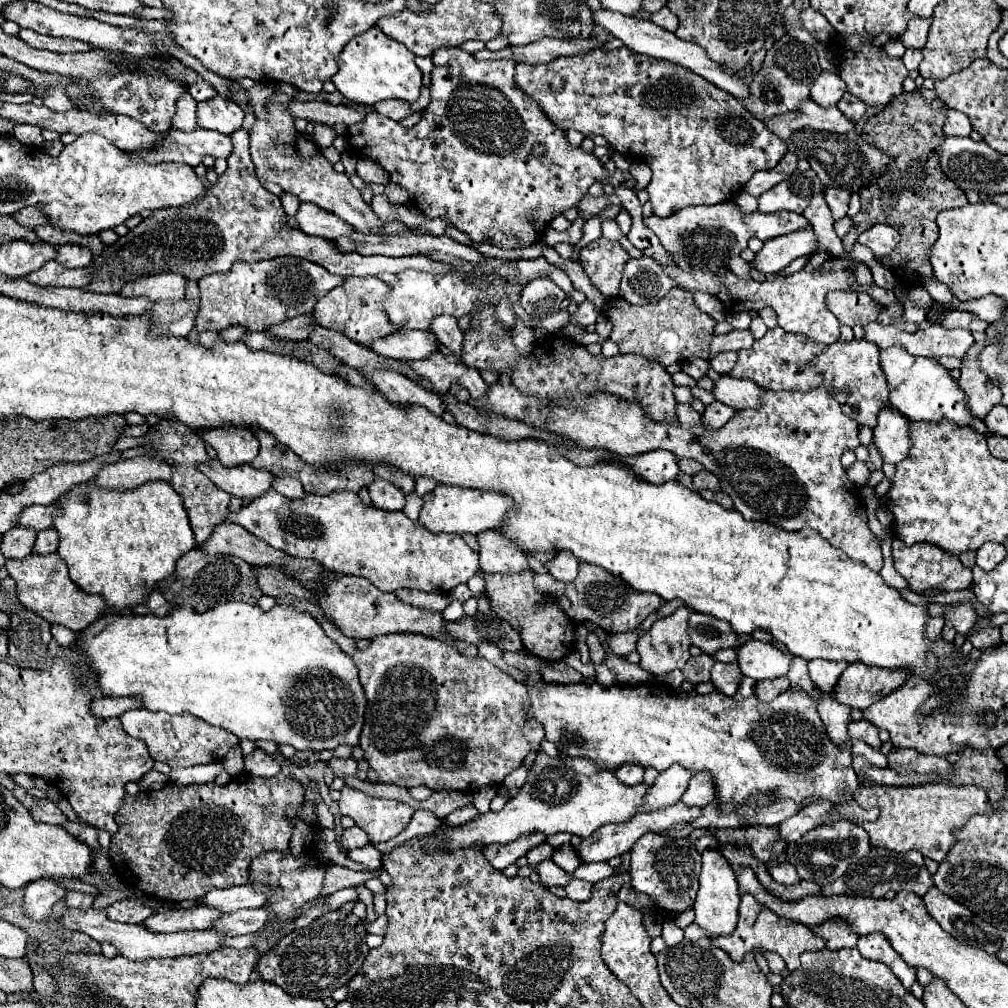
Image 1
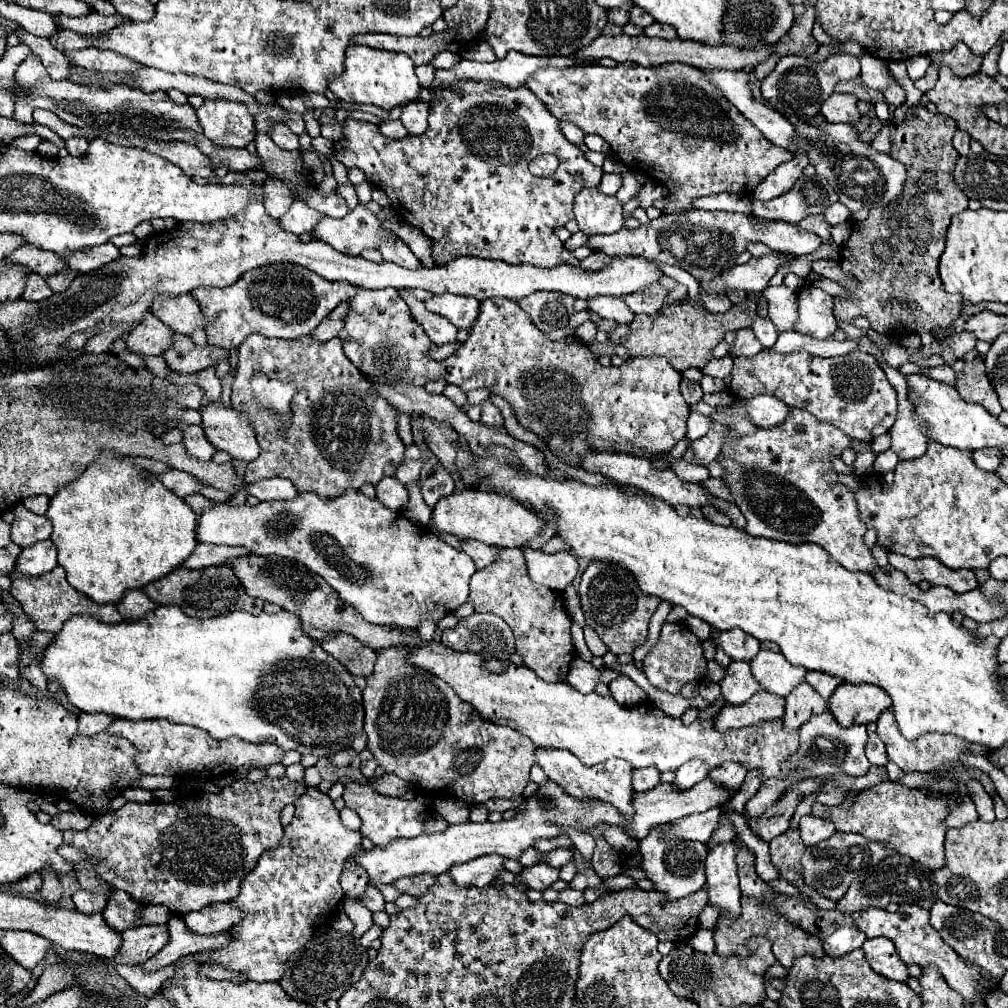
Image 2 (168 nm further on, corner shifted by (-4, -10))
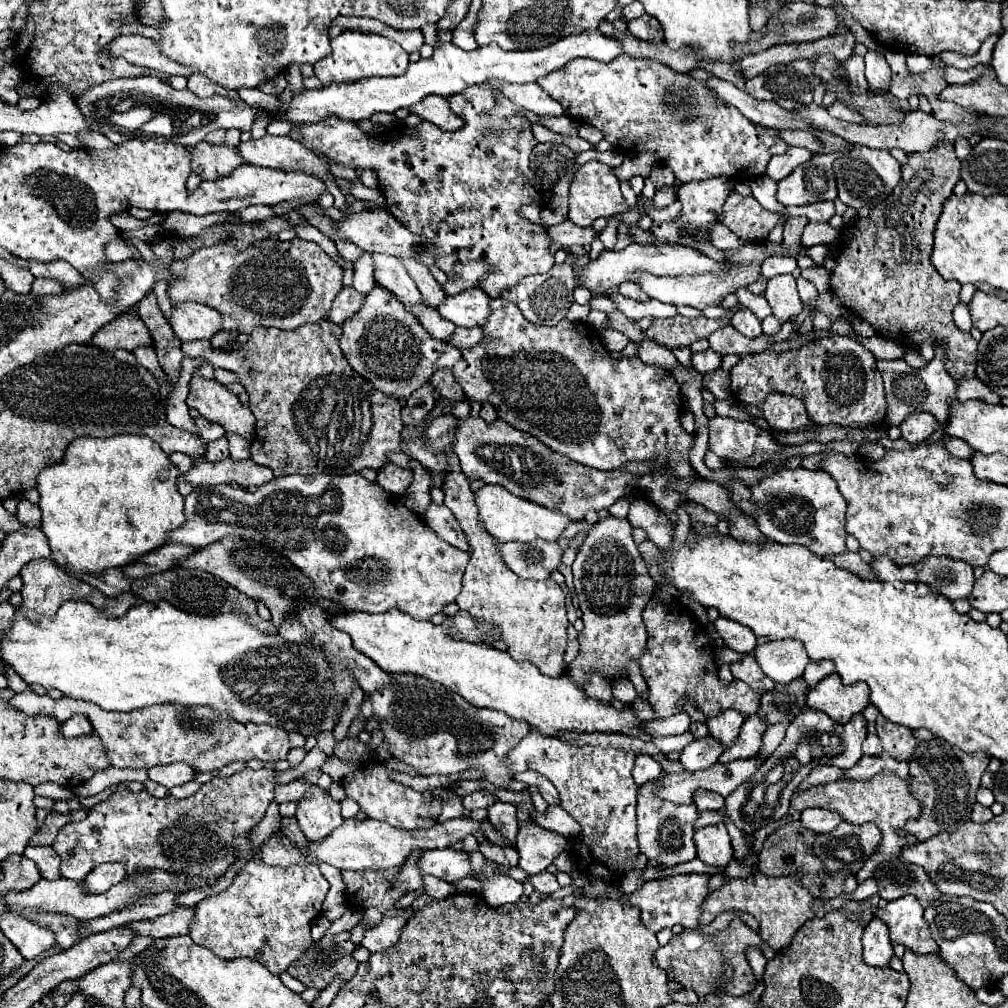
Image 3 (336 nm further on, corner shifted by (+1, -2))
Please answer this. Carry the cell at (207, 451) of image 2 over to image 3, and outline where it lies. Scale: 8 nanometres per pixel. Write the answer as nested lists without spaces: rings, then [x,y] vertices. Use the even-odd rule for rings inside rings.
[[[202,416],[196,418],[196,426],[198,426],[198,432],[200,432],[200,436],[202,436],[204,442],[218,440],[218,438],[222,438],[226,434],[226,430],[220,424],[214,424],[214,422],[210,422],[210,420],[202,418]]]

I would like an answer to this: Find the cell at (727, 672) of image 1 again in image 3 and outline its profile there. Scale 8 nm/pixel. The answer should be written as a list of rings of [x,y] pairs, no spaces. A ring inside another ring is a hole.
[[[748,654],[742,660],[732,662],[730,668],[732,668],[734,678],[738,678],[738,680],[746,682],[748,686],[752,686],[752,690],[756,690],[758,694],[764,694],[768,690],[774,690],[774,682],[762,672],[762,668],[758,666],[758,662],[756,662],[754,656]]]

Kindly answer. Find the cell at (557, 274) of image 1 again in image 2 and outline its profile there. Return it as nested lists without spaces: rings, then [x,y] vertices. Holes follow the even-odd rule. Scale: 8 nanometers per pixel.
[[[607,296],[589,298],[589,310],[597,312],[601,318],[609,318],[619,324],[629,324],[631,318],[635,316],[631,310],[627,310],[621,298],[607,298]]]

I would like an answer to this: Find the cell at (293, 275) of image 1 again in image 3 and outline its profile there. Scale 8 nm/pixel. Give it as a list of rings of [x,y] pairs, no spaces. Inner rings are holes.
[[[266,238],[260,244],[236,252],[232,242],[218,242],[210,248],[200,248],[186,260],[170,262],[172,280],[168,282],[168,298],[172,304],[198,302],[218,310],[224,318],[224,330],[238,330],[250,334],[260,326],[274,326],[282,330],[296,330],[310,322],[320,322],[328,316],[332,300],[342,290],[342,268],[314,242],[294,238],[290,242],[280,242],[276,238]]]

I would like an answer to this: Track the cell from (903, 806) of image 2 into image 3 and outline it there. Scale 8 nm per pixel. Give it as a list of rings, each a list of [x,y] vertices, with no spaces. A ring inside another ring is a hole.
[[[880,772],[870,780],[836,780],[830,784],[822,784],[822,786],[812,786],[808,790],[798,790],[792,794],[790,800],[792,810],[806,810],[806,808],[828,808],[828,810],[836,810],[842,814],[842,818],[848,823],[860,825],[873,822],[882,830],[882,844],[875,853],[866,859],[864,866],[856,874],[858,884],[862,884],[864,880],[872,878],[879,864],[890,856],[896,856],[900,852],[902,846],[906,844],[914,844],[914,838],[900,838],[896,834],[896,830],[900,830],[908,818],[916,818],[920,814],[918,808],[918,800],[910,794],[908,788],[908,780],[898,778],[894,772]]]

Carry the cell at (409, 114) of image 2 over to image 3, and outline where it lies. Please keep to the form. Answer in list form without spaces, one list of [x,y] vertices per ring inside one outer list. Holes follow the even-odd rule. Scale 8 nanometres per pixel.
[[[426,96],[422,102],[418,102],[418,106],[410,106],[410,112],[430,120],[442,130],[458,130],[462,126],[460,118],[450,110],[446,96]]]

